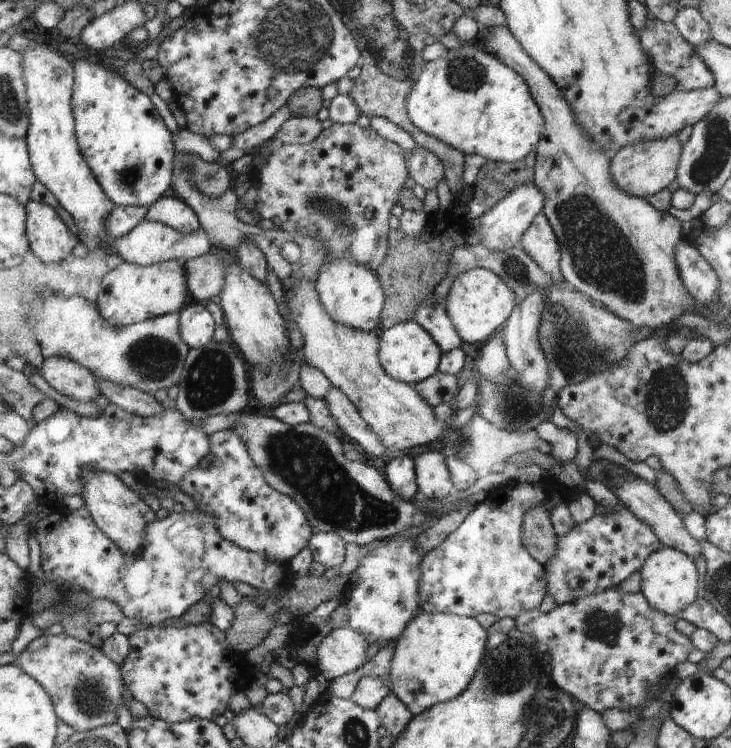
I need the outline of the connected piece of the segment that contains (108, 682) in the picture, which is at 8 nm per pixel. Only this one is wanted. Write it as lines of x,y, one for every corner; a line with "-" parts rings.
65,633
42,635
26,646
16,663
51,695
56,717
73,731
90,732
116,724
116,708
123,703
120,700
124,682
116,662
108,658
100,647
92,648

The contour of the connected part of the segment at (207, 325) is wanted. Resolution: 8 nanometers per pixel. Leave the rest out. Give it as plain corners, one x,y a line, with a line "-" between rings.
190,304
180,311
180,337
188,349
207,346
216,330
212,314
202,304

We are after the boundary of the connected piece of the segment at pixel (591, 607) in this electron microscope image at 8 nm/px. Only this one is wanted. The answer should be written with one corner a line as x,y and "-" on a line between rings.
619,585
558,605
548,613
538,609
520,611
514,620
518,630
548,644
554,682
600,716
610,709
630,711
645,705
650,686
670,674
680,662
688,660
688,654
695,649
689,637
674,627
677,618
654,610
641,591
624,592

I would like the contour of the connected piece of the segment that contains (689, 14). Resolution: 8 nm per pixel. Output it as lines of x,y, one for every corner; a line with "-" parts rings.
694,7
680,8
677,10
673,24
676,25
686,42
698,48
712,39
711,28
701,16
700,11

